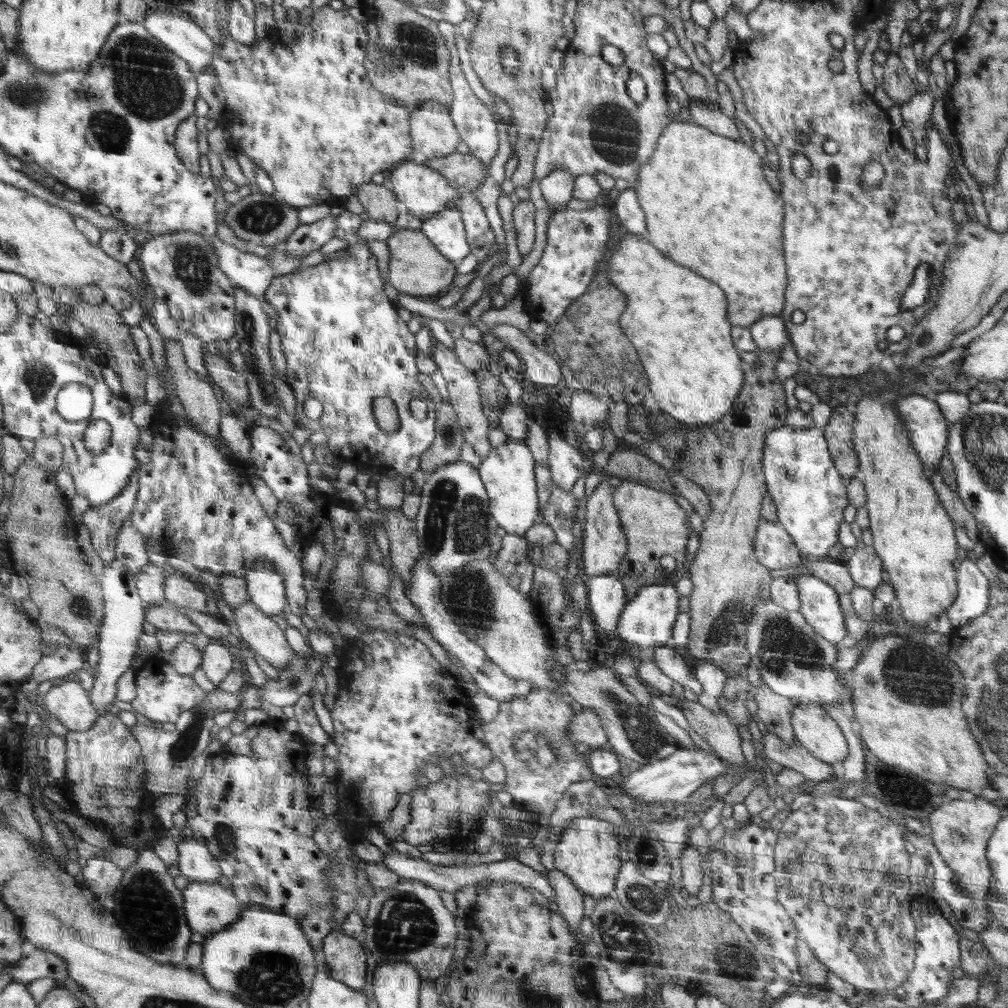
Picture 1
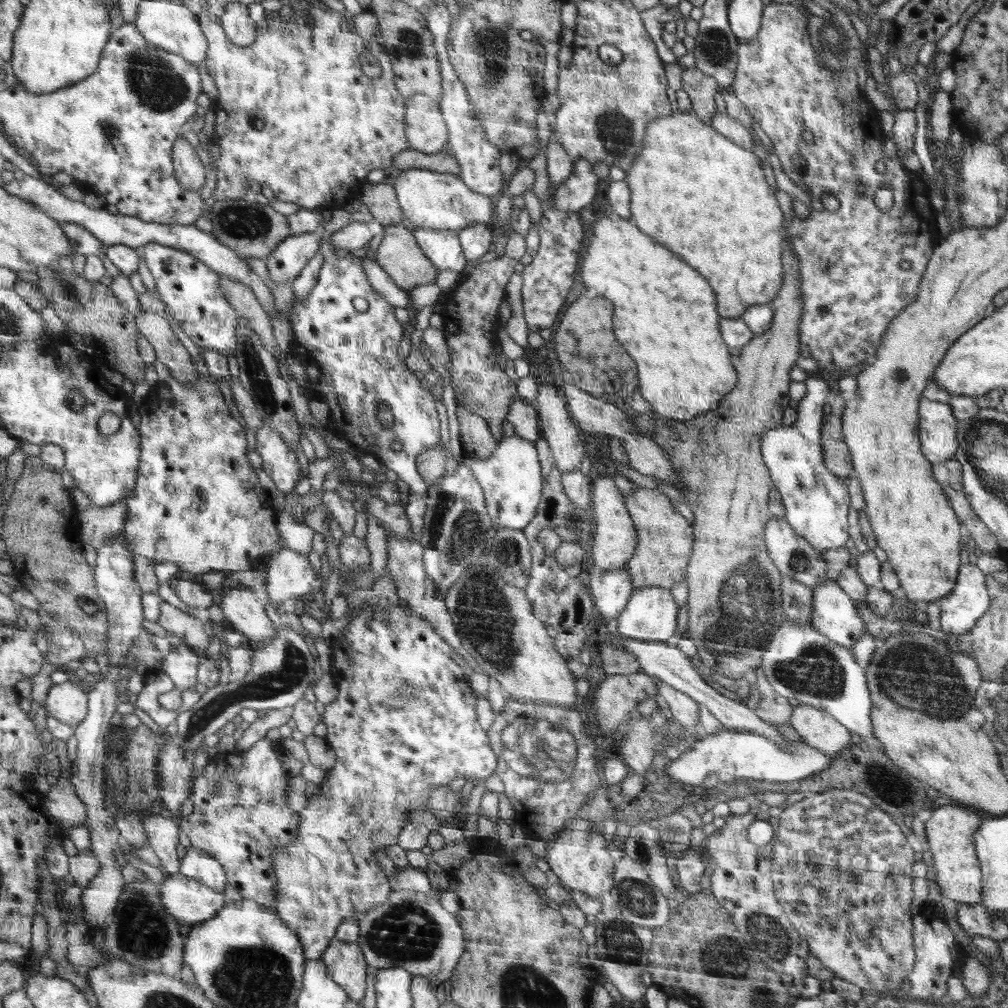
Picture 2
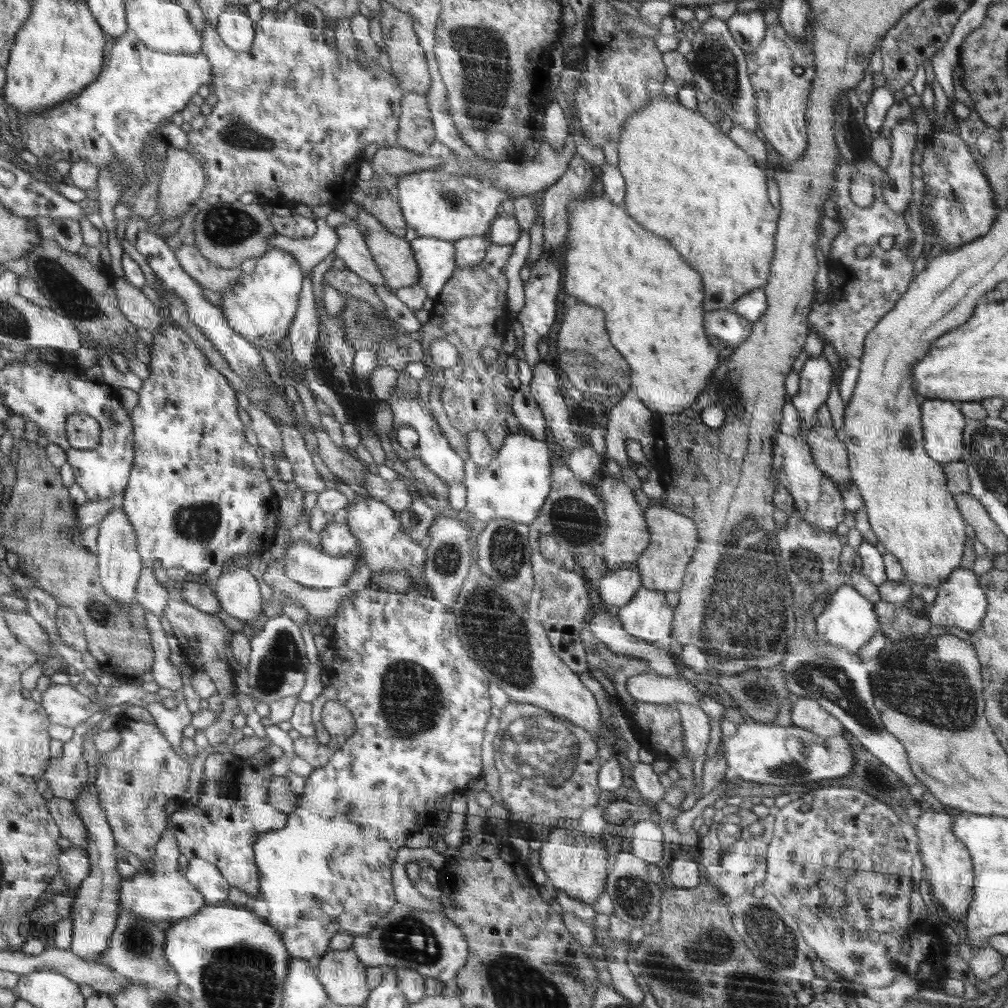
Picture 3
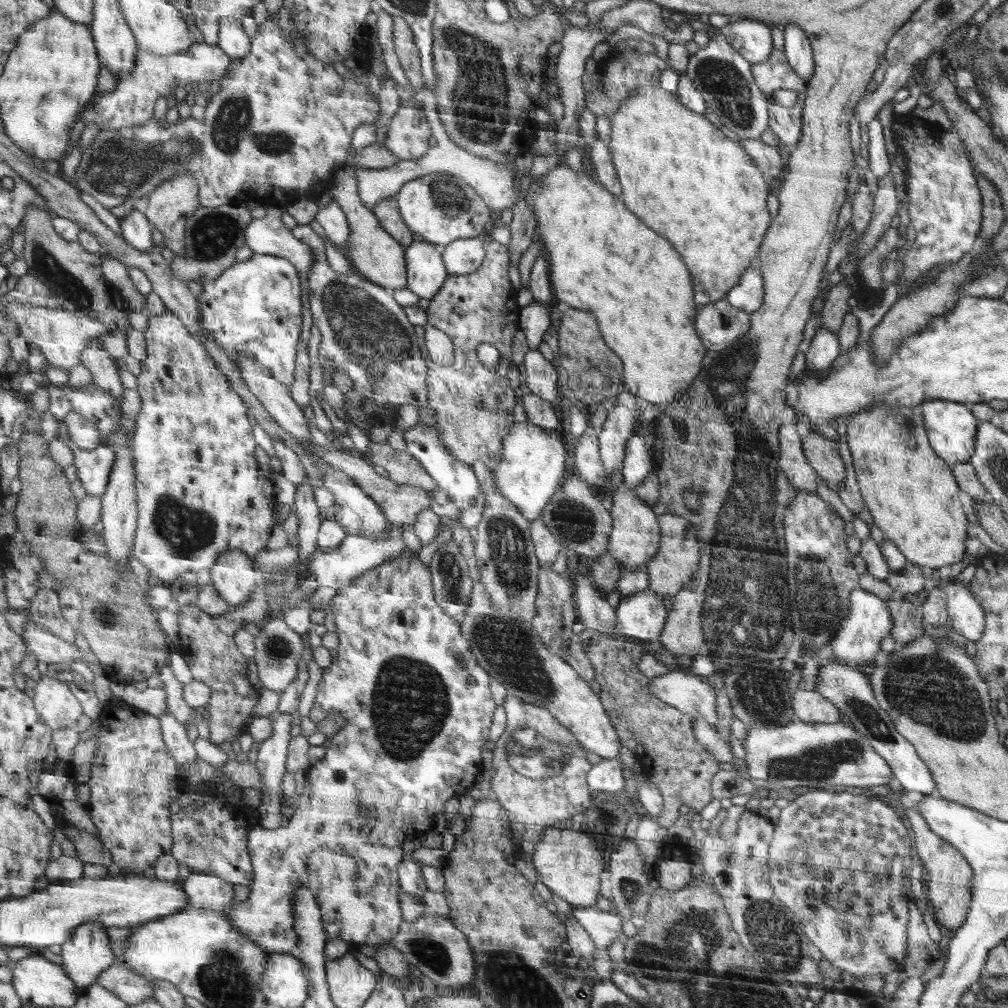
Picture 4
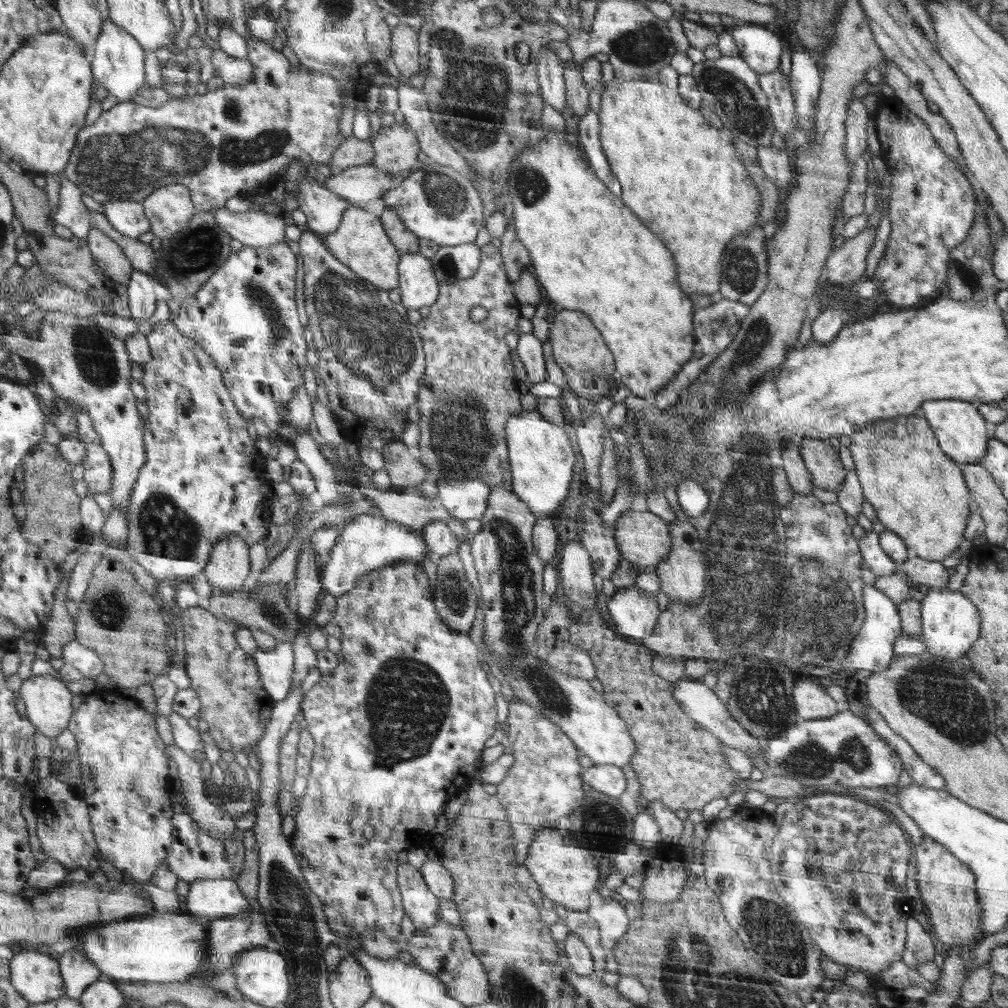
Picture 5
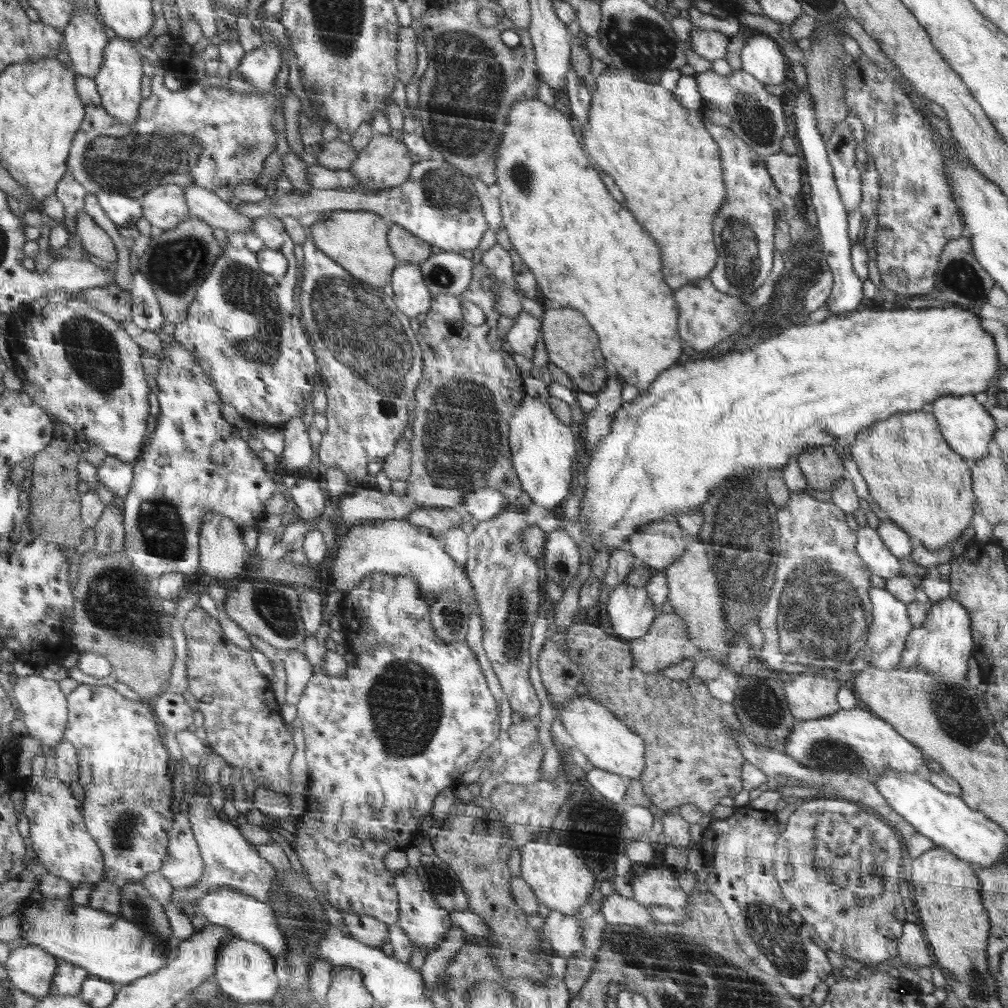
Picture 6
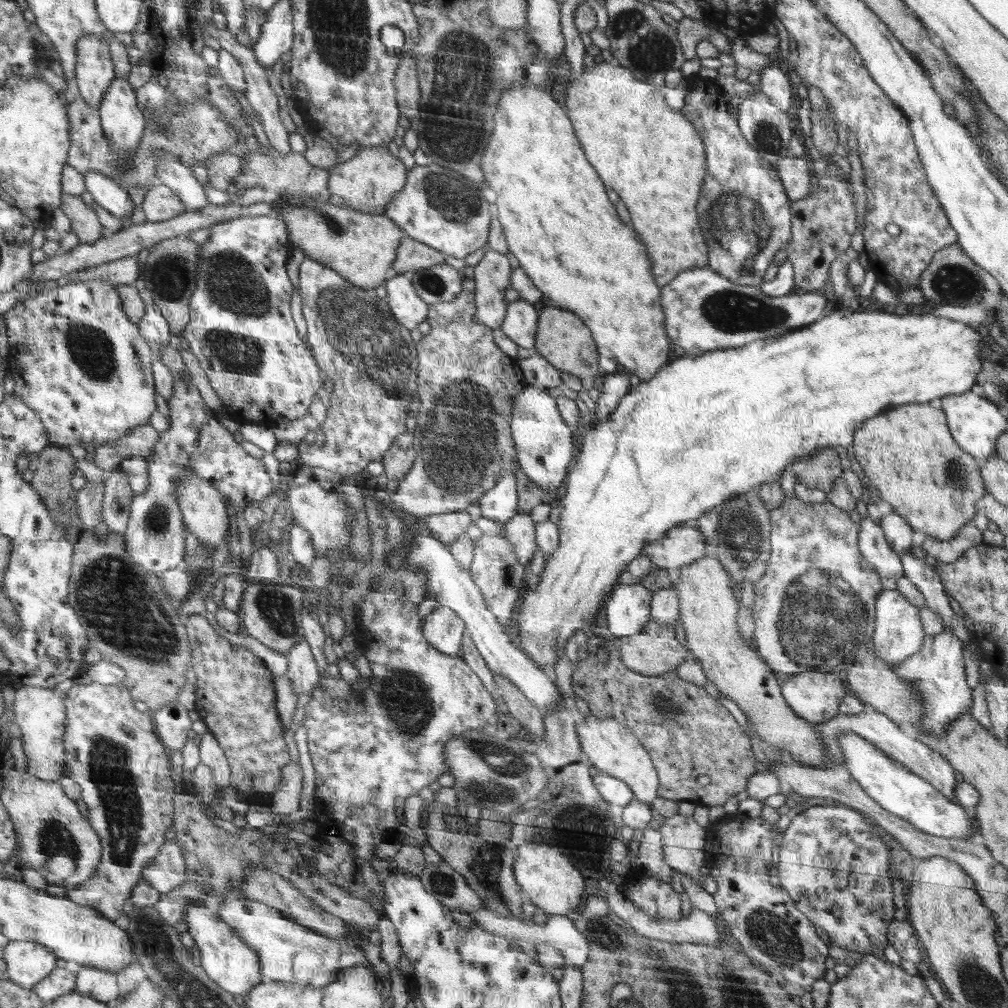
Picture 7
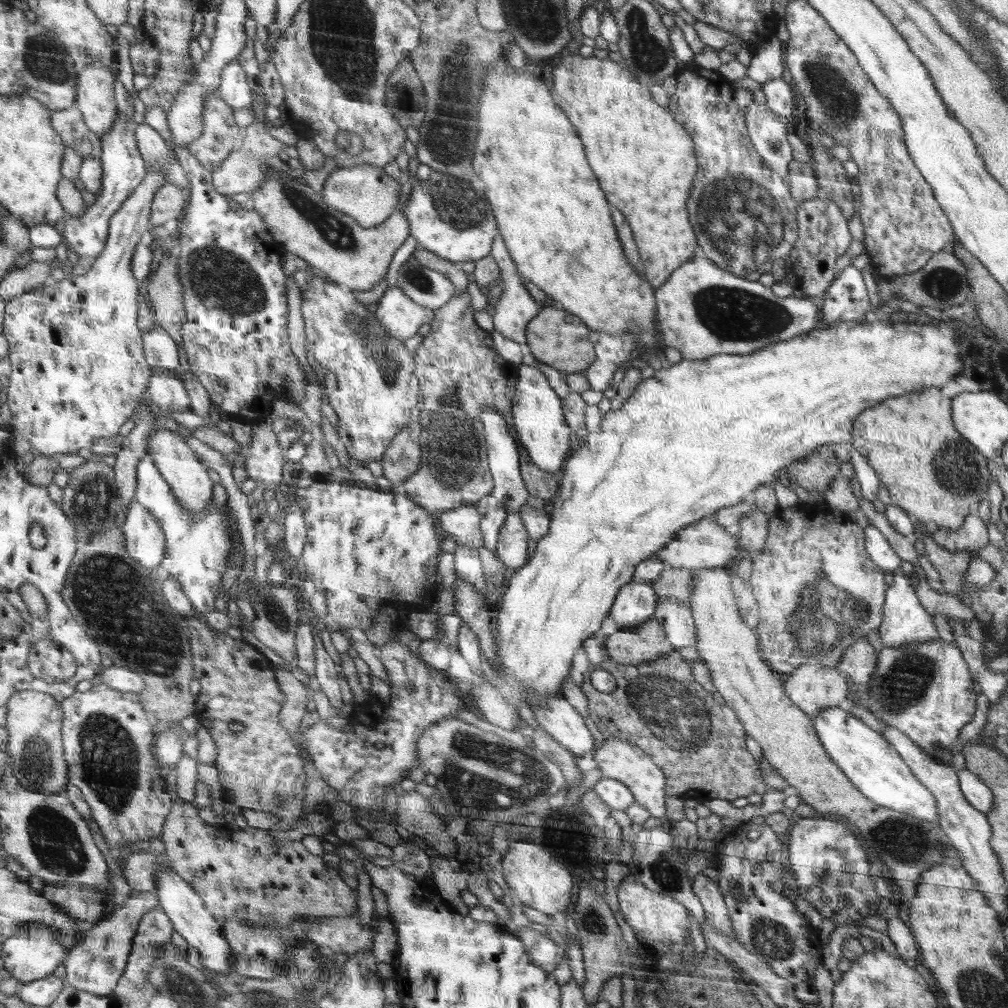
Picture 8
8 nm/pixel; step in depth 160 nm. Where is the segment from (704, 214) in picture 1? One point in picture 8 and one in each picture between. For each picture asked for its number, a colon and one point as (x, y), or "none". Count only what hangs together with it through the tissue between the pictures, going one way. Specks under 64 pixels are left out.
2: (687, 170)
3: (703, 179)
4: (684, 177)
5: (676, 171)
6: (667, 164)
7: (653, 157)
8: (645, 159)

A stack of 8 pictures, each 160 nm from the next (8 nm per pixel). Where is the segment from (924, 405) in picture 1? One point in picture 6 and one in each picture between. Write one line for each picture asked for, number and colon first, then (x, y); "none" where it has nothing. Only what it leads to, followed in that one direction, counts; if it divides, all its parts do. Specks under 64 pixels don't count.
2: (939, 424)
3: (945, 423)
4: (952, 427)
5: (962, 431)
6: (968, 426)

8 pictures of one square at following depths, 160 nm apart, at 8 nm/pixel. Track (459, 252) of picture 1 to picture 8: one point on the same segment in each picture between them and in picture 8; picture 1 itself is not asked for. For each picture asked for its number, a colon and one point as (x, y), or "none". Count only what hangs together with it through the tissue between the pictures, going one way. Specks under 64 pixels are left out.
2: (443, 247)
3: (435, 257)
4: (426, 270)
5: (419, 286)
6: (413, 296)
7: (410, 309)
8: (401, 316)

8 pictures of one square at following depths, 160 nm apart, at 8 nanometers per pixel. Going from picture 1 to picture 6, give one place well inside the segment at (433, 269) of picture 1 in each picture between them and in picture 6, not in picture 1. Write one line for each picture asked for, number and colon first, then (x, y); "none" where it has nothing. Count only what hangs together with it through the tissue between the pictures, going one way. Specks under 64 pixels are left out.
2: (399, 254)
3: (393, 254)
4: (374, 254)
5: (360, 241)
6: (357, 240)

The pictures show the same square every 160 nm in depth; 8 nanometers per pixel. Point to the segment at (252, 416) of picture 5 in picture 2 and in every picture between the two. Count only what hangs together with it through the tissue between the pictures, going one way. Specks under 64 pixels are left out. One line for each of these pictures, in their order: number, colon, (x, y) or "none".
2: (285, 262)
3: (261, 305)
4: (253, 309)

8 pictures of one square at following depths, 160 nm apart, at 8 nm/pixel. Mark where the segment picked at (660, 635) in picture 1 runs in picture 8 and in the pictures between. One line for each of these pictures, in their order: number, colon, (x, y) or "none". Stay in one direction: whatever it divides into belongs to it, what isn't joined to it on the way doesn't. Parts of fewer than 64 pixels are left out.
2: (650, 614)
3: (648, 616)
4: (642, 615)
5: (635, 614)
6: (629, 607)
7: (628, 608)
8: (634, 604)

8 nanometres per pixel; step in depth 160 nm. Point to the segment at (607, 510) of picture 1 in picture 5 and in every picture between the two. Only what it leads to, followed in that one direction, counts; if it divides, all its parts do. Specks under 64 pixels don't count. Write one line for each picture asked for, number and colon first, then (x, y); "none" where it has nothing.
2: (615, 540)
3: (627, 536)
4: (635, 538)
5: (643, 538)

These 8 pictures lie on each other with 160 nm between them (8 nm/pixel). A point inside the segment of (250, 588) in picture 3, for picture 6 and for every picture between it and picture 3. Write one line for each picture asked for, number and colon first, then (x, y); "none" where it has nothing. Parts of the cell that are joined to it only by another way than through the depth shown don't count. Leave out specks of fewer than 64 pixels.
4: (233, 575)
5: (229, 566)
6: (223, 555)

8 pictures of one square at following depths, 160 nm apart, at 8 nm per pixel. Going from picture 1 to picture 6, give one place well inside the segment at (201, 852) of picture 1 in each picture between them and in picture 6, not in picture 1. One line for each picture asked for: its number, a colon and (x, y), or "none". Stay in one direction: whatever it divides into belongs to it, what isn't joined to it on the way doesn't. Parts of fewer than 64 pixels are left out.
2: (198, 864)
3: (207, 876)
4: (206, 890)
5: (211, 899)
6: (249, 919)

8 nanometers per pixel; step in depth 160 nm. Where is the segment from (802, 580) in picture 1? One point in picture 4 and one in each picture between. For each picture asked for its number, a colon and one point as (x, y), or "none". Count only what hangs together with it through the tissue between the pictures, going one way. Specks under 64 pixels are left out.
2: (834, 615)
3: (848, 621)
4: (857, 642)

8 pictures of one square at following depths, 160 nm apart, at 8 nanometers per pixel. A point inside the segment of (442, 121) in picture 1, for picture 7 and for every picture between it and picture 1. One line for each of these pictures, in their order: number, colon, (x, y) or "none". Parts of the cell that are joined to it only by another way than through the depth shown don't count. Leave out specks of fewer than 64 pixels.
2: (427, 132)
3: (416, 132)
4: (407, 135)
5: (396, 146)
6: (384, 163)
7: (368, 182)

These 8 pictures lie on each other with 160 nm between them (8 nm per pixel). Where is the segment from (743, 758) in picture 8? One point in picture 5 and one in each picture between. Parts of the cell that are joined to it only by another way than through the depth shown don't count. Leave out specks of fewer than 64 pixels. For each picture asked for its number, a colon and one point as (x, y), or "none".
5: (678, 762)
6: (682, 724)
7: (688, 733)

